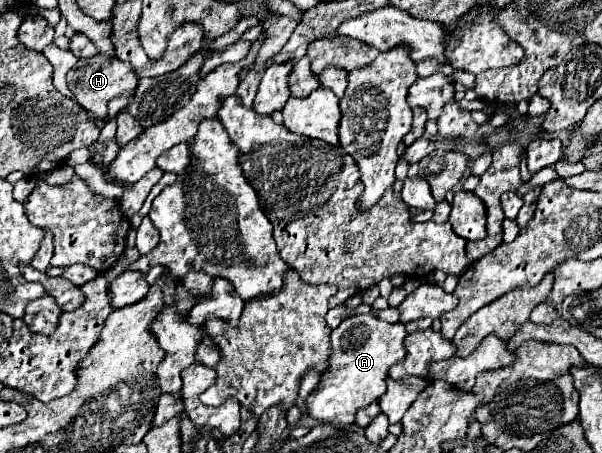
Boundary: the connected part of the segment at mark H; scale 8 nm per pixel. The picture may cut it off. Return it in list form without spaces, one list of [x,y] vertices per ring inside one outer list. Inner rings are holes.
[[[95,55],[91,59],[79,59],[75,67],[67,73],[67,85],[71,93],[75,95],[75,101],[87,109],[93,111],[99,119],[107,119],[107,105],[115,97],[127,97],[133,95],[137,87],[137,75],[133,67],[119,59],[109,59],[105,55]]]

